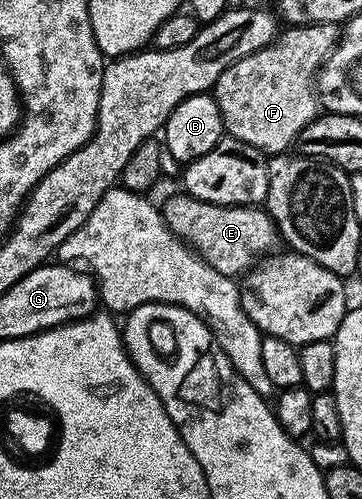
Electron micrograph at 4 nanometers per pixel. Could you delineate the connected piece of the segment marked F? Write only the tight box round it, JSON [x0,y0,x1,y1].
[214,24,341,154]

